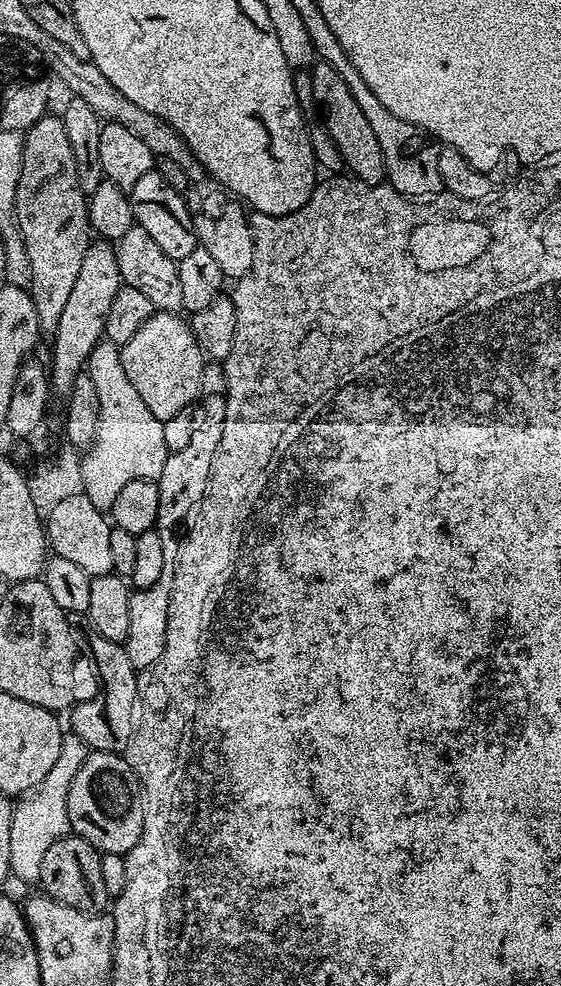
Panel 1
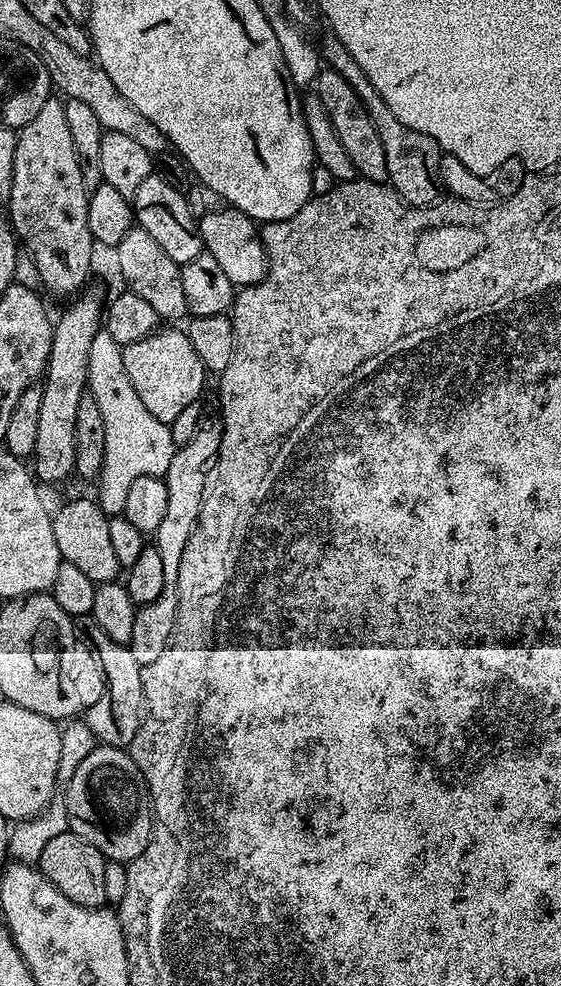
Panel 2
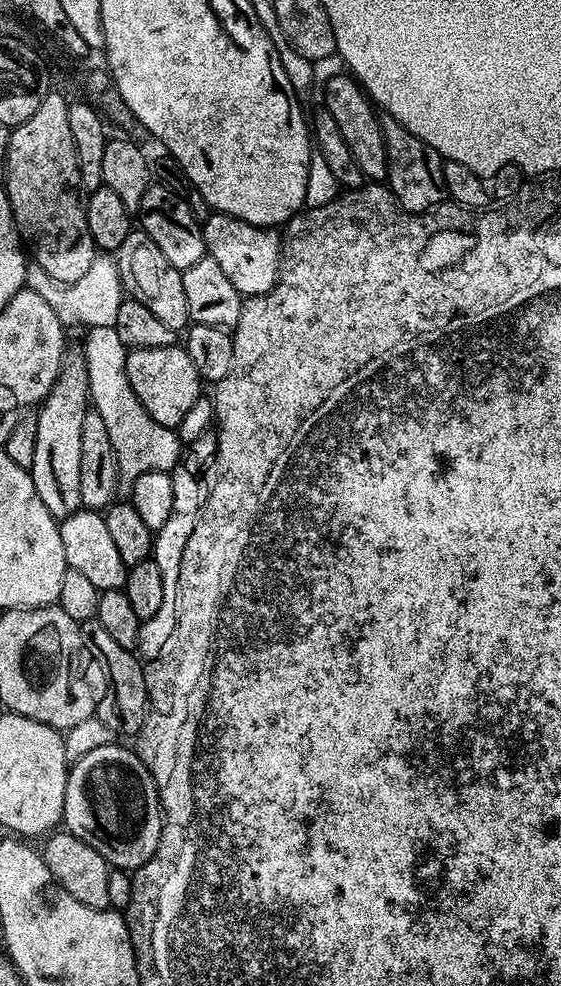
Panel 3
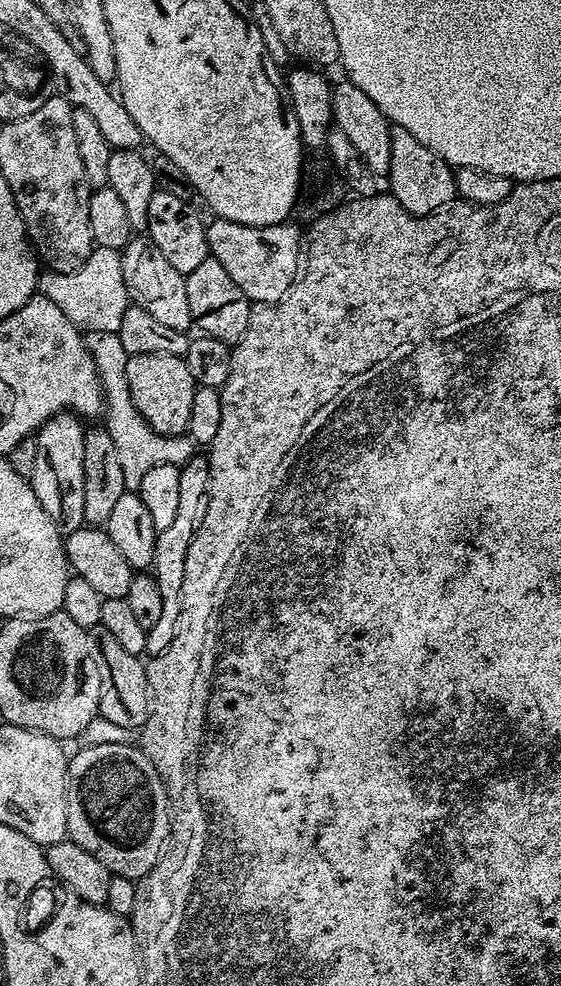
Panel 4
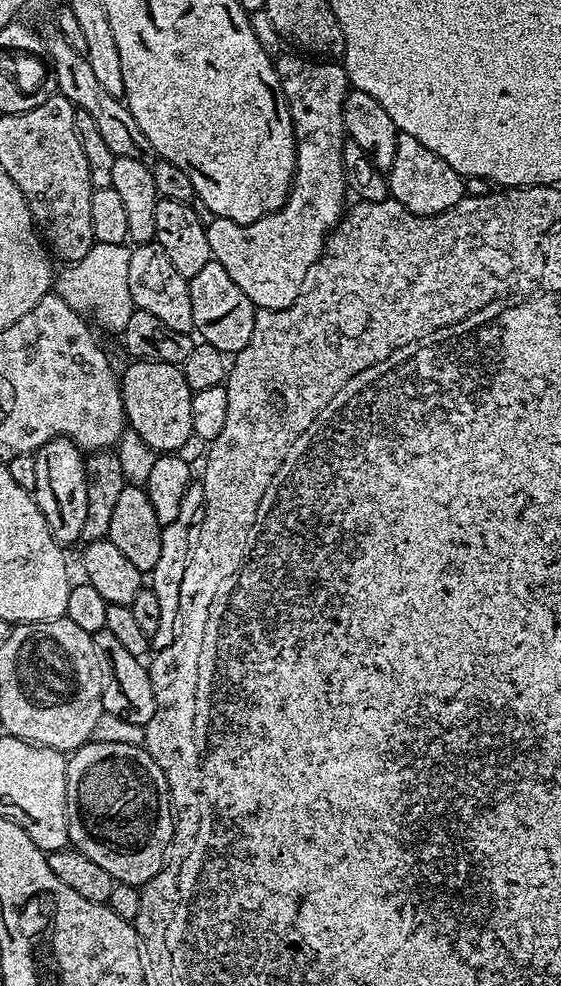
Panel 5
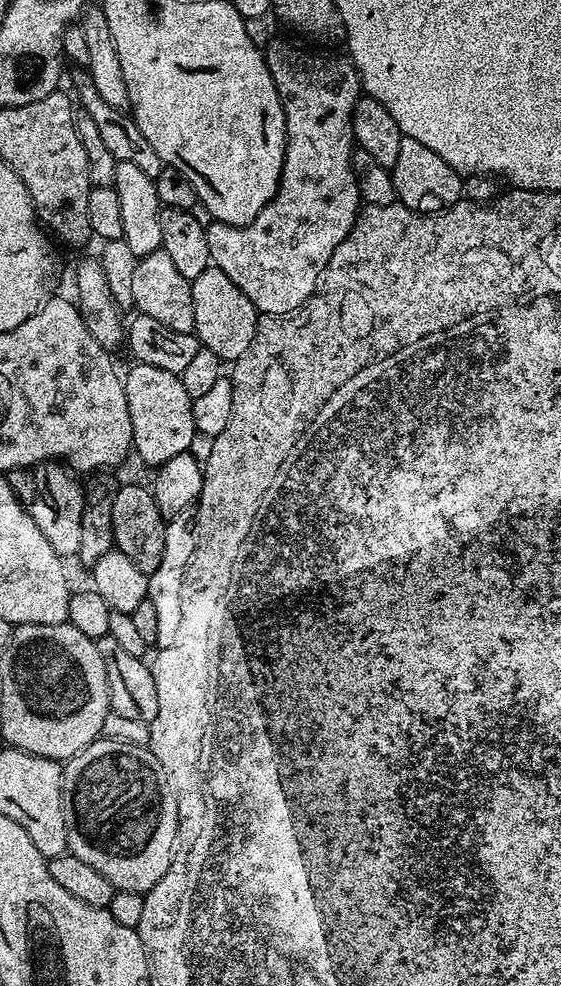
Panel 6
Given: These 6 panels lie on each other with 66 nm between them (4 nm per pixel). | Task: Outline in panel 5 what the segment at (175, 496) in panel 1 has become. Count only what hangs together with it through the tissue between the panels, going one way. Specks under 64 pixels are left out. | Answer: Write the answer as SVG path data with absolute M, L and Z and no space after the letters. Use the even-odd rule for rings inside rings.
M200 482L189 484L182 498L182 507L178 509L178 518L174 522L163 525L160 529L162 551L158 554L158 562L150 574L150 587L154 598L158 598L159 621L158 630L150 638L153 649L159 650L170 646L176 637L176 625L180 618L180 595L182 594L182 574L186 574L188 555L192 553L194 543L194 525L204 507L204 485Z

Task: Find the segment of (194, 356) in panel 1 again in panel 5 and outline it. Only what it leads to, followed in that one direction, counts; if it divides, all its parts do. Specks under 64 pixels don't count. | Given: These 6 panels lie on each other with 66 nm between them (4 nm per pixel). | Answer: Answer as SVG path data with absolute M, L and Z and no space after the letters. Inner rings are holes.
M157 360L131 361L132 365L125 370L124 376L119 377L120 397L124 407L124 419L127 427L146 442L152 451L157 454L174 454L179 451L185 442L193 436L192 423L190 422L190 402L192 401L192 388L186 382L184 369L181 365L170 362L158 362Z

